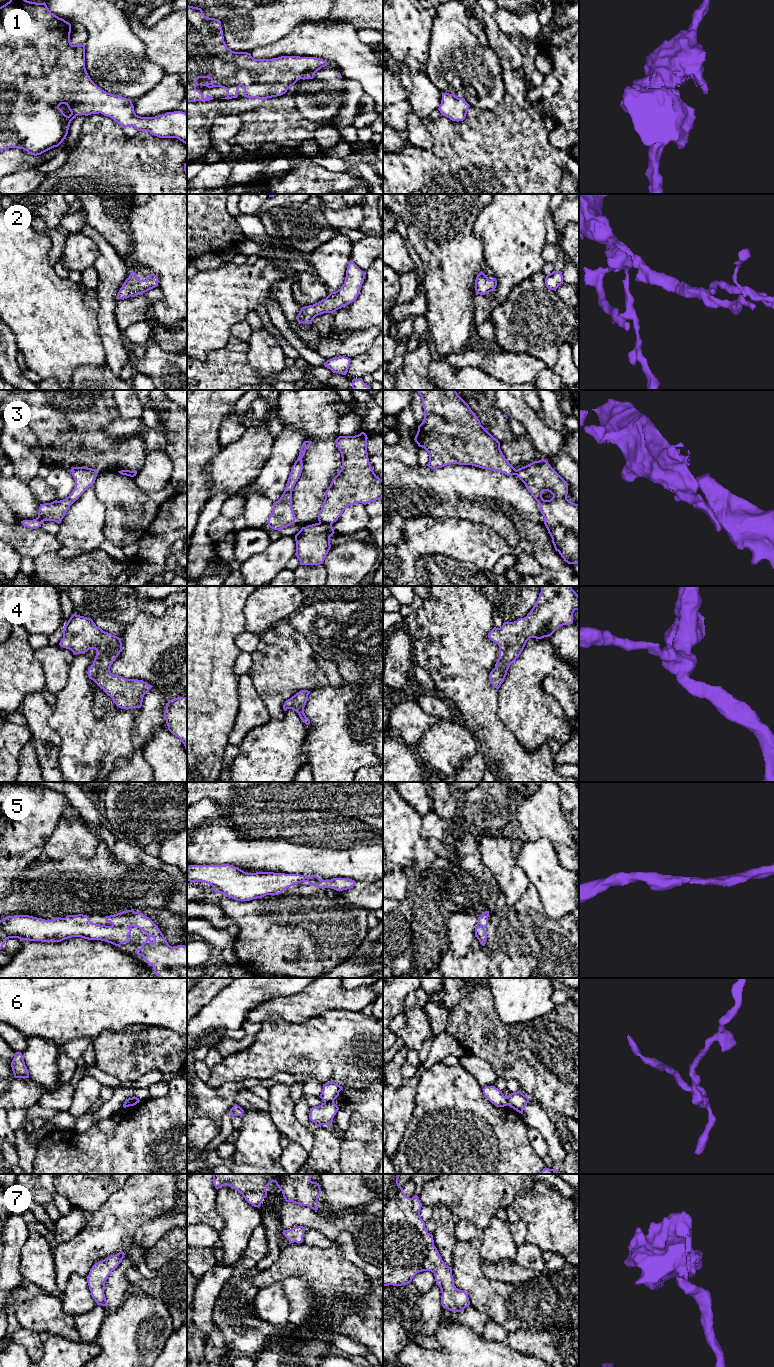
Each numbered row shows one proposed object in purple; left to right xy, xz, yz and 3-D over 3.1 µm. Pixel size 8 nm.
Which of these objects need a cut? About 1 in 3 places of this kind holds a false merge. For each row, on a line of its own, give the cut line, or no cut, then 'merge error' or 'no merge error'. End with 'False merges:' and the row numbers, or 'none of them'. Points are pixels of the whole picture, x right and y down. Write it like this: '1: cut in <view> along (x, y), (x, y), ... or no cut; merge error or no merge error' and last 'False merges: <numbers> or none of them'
1: no cut; no merge error
2: no cut; no merge error
3: cut in xz along (319, 521), (331, 524); merge error
4: no cut; no merge error
5: no cut; no merge error
6: cut in xz along (324, 1101), (333, 1102); merge error
7: no cut; no merge error
False merges: 3, 6

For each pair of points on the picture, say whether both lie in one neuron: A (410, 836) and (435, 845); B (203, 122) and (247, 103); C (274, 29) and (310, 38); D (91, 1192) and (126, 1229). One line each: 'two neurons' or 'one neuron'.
A: two neurons
B: one neuron
C: two neurons
D: two neurons

